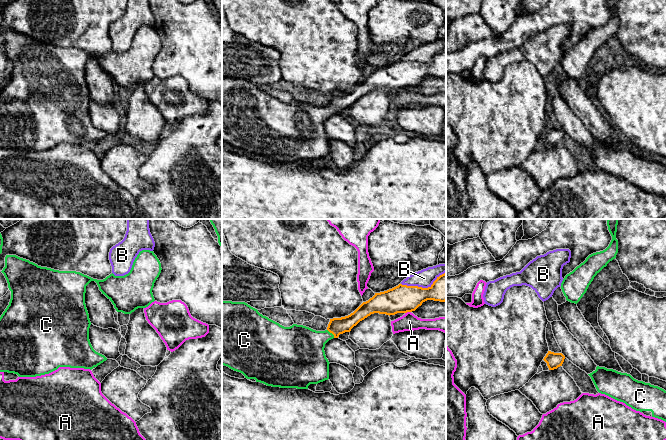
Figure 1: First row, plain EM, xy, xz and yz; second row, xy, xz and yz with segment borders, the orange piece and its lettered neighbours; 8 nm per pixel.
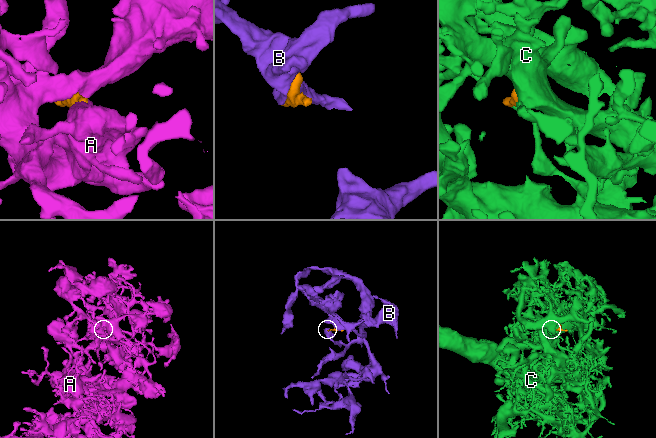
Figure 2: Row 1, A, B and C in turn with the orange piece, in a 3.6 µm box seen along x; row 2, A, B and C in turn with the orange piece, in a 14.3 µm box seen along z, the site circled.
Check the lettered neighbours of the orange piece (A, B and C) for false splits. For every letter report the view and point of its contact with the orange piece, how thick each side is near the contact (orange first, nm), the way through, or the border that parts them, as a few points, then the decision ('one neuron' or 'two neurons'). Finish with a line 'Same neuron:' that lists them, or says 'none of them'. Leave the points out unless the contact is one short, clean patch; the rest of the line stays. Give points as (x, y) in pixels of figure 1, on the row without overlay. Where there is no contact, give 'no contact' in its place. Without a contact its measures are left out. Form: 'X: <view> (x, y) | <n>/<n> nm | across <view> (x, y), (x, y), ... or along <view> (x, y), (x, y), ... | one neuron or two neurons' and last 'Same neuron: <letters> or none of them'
A: xz (407, 87) | 220/140 nm | two neurons
B: xz (423, 64) | 220/140 nm | two neurons
C: xz (331, 108) | 140/320 nm | one neuron
Same neuron: C

